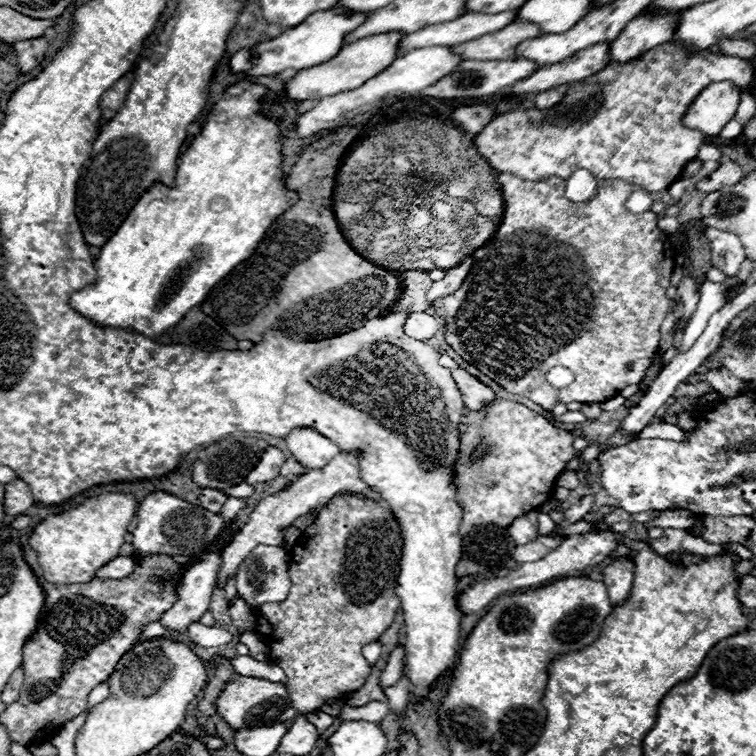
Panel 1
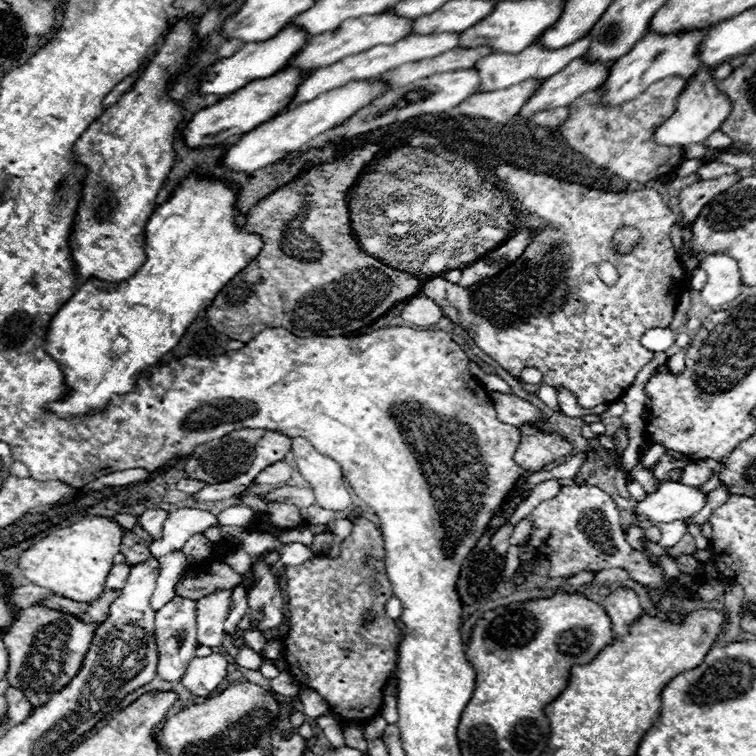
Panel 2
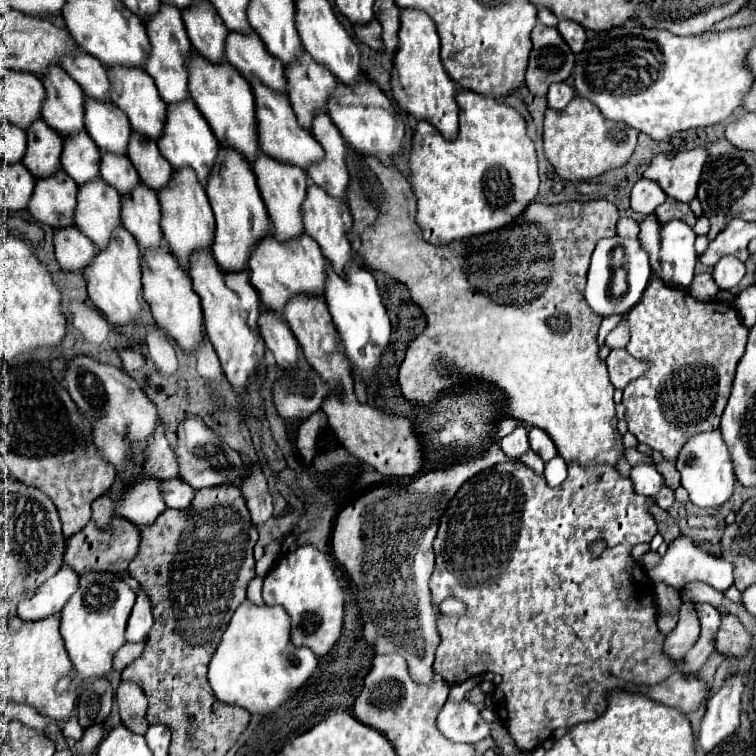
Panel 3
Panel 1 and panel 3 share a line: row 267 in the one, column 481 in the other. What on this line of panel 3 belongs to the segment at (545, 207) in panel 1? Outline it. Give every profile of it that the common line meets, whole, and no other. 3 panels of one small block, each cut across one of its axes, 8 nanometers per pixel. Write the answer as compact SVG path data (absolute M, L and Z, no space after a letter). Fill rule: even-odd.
M514 460L502 462L500 466L484 470L476 478L470 478L460 488L456 498L450 502L450 506L446 508L446 512L440 520L438 536L434 540L436 568L434 568L434 574L430 580L432 600L436 604L440 604L442 600L452 596L452 598L464 602L464 606L466 606L466 612L460 618L452 618L452 616L438 618L438 632L440 632L442 642L436 650L434 672L438 672L448 684L464 682L472 674L484 674L484 672L502 674L502 684L498 684L494 688L494 702L496 702L494 708L520 750L534 750L538 746L536 742L548 740L552 736L552 732L560 726L572 728L578 722L592 722L592 720L600 718L608 708L608 696L616 690L642 694L642 696L648 696L650 700L678 708L682 712L696 710L700 706L700 702L706 698L708 688L704 682L696 680L696 676L680 674L678 662L674 662L662 654L664 636L656 628L656 604L654 604L654 590L652 590L654 584L650 580L646 580L644 568L630 558L630 550L640 542L650 542L652 536L656 534L656 530L658 530L658 526L652 520L652 516L648 514L648 498L638 496L632 488L632 482L628 478L622 478L618 474L618 470L610 468L610 466L598 466L598 468L586 470L586 468L578 466L576 462L572 462L572 466L568 468L568 478L556 488L550 488L544 478L536 476L528 466L524 466L522 462L514 462ZM598 538L602 538L608 544L608 552L602 554L600 558L594 558L588 552L588 544Z

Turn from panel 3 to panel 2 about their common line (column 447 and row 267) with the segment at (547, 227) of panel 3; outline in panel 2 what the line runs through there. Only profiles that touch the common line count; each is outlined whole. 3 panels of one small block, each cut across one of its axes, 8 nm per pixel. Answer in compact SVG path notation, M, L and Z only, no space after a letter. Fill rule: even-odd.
M368 144L332 164L318 164L312 170L300 174L294 182L282 186L274 194L260 200L246 214L244 232L258 234L264 246L260 254L246 266L246 270L242 270L242 274L236 274L222 288L222 294L214 298L214 306L206 310L206 320L212 328L244 344L266 328L286 328L296 336L346 336L372 324L376 318L386 314L396 302L406 300L418 292L420 282L412 274L394 270L382 264L380 260L368 256L360 248L350 228L350 212L346 204L348 190L358 180L362 168L376 154L378 146ZM324 286L328 286L326 296L308 296L320 292Z

